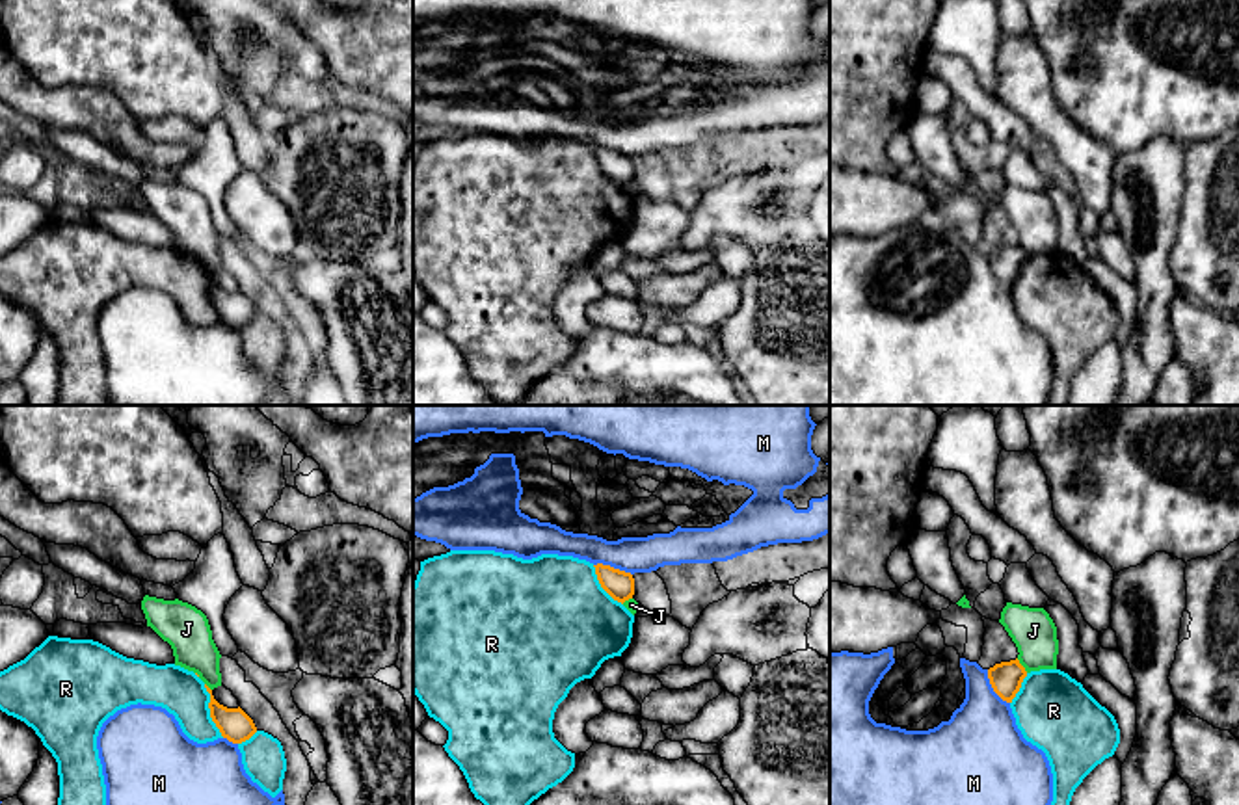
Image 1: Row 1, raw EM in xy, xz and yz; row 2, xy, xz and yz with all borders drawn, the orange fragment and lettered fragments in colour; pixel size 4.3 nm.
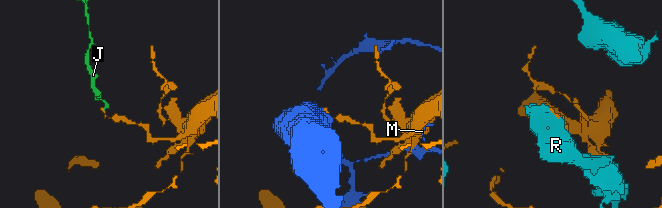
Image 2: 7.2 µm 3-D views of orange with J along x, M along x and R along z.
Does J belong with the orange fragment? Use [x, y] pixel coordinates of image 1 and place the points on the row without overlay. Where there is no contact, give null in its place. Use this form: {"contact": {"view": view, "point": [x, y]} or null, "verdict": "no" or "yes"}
{"contact": {"view": "yz", "point": [1022, 250]}, "verdict": "no"}

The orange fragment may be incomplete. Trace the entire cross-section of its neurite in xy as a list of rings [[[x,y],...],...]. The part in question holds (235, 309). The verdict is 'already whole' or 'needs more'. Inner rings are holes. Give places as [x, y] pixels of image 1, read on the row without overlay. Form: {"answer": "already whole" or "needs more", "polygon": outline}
{"answer": "already whole", "polygon": [[[206,268],[205,271],[210,277],[210,286],[208,286],[210,301],[220,312],[221,320],[233,327],[242,327],[249,323],[257,316],[253,303],[240,290],[227,292],[220,288],[214,283],[212,273]]]}

